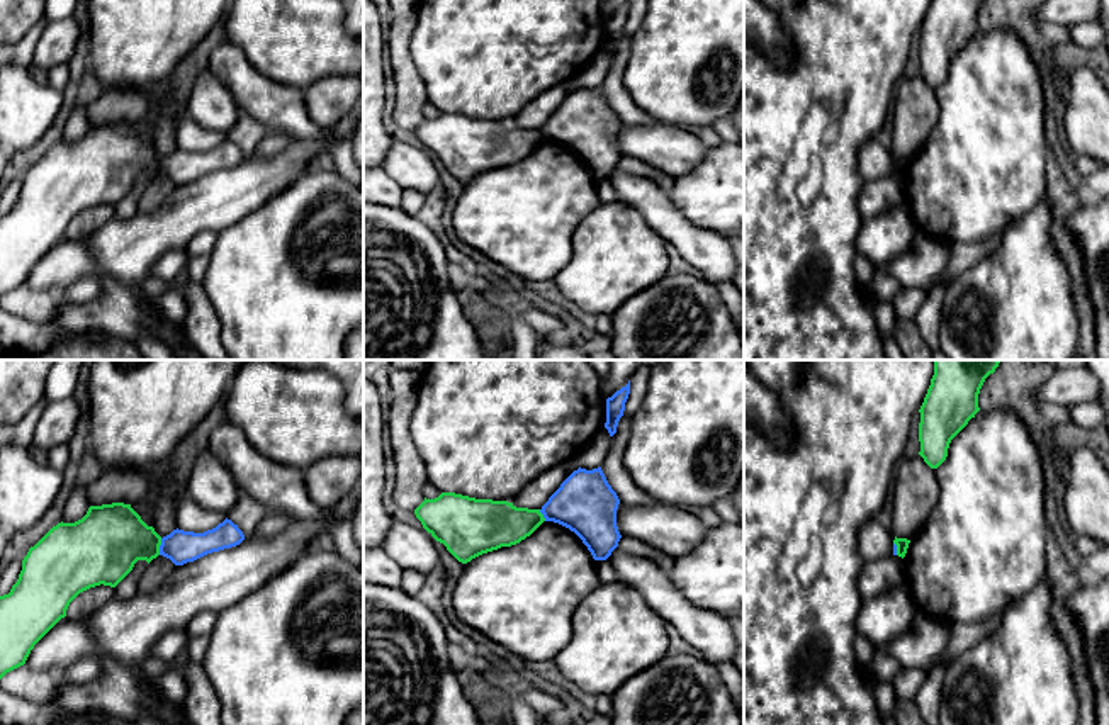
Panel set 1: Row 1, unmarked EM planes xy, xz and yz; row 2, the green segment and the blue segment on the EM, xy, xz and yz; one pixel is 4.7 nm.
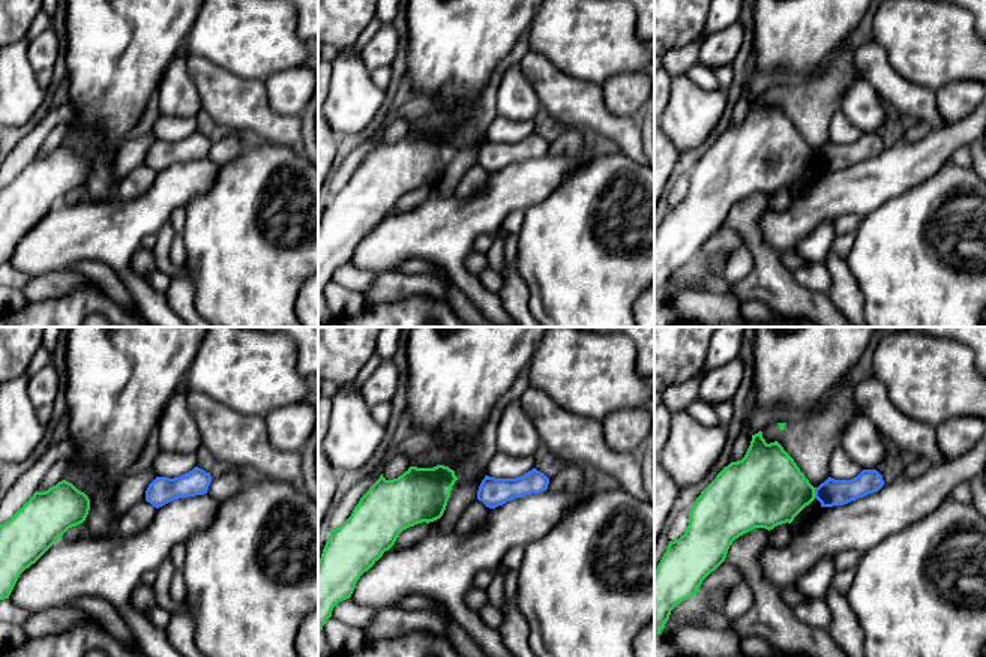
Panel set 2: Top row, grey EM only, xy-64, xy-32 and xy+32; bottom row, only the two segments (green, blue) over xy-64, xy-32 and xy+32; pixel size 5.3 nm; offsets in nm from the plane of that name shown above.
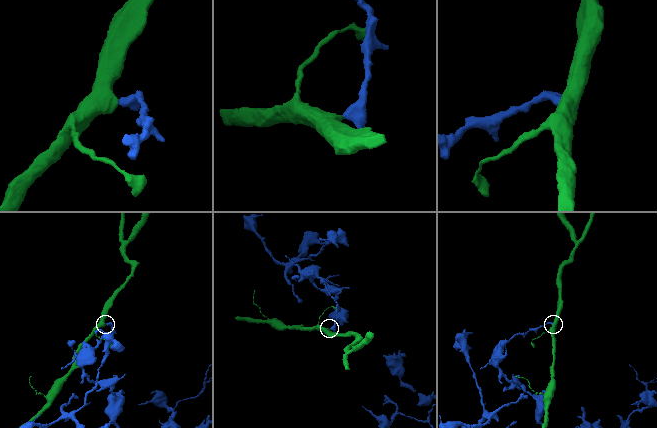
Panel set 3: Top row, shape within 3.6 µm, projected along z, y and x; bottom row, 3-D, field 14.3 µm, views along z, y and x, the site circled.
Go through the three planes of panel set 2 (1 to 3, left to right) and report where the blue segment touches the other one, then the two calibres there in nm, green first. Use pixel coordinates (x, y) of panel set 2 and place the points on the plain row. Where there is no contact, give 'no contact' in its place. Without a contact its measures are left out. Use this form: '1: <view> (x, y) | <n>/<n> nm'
1: no contact
2: no contact
3: xy+32 (814, 156) | 400/140 nm

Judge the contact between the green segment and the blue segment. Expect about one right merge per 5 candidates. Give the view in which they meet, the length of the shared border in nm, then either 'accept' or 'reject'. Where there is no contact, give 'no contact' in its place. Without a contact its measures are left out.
contact in xy; length 80 nm; reject

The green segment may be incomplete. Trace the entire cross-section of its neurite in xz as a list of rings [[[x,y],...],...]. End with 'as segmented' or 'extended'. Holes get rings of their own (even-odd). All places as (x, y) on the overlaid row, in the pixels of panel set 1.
[[[442,492],[435,499],[425,497],[414,514],[423,528],[462,564],[520,543],[545,521],[540,509],[455,492]]] | as segmented

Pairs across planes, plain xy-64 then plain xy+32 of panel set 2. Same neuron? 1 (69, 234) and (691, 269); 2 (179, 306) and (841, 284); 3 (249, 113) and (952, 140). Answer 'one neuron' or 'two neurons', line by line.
1: two neurons
2: one neuron
3: two neurons

